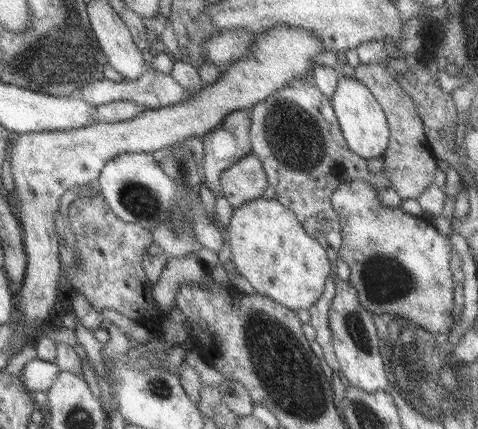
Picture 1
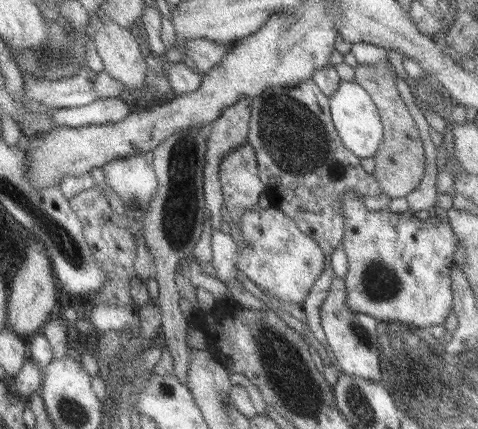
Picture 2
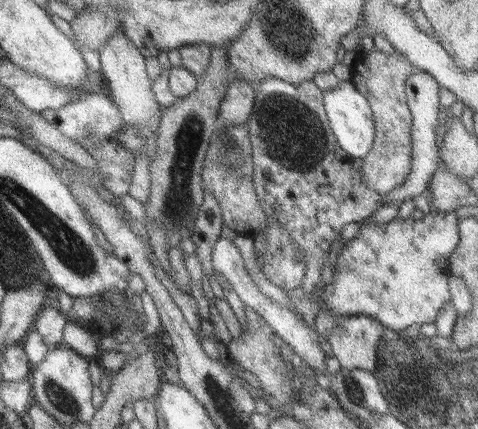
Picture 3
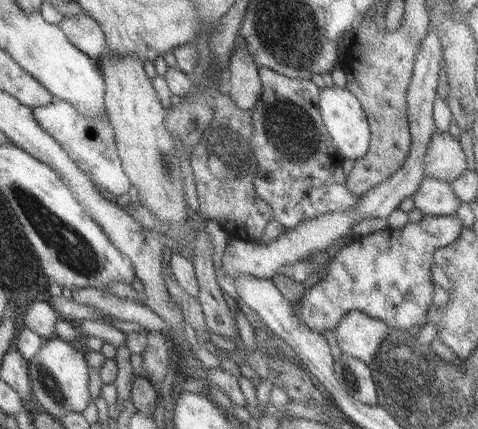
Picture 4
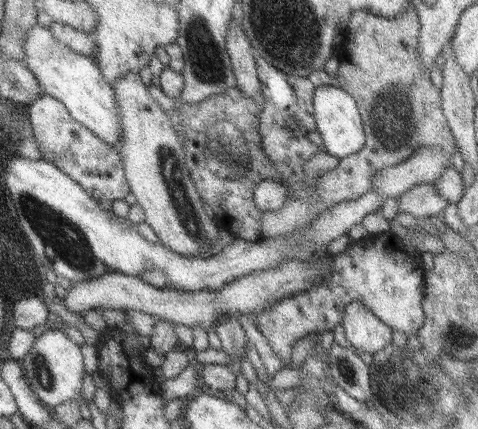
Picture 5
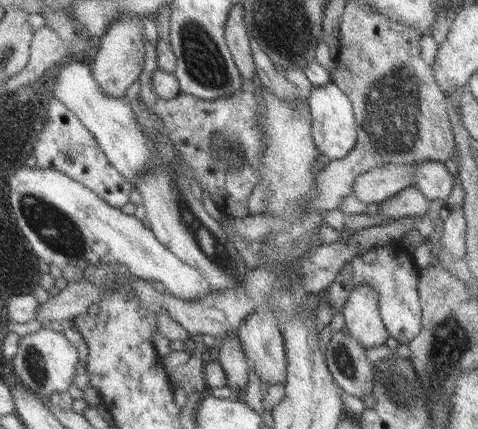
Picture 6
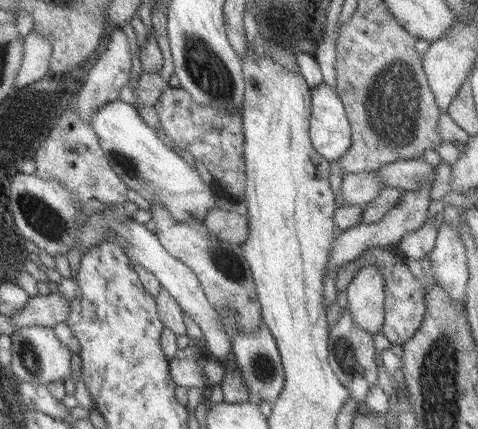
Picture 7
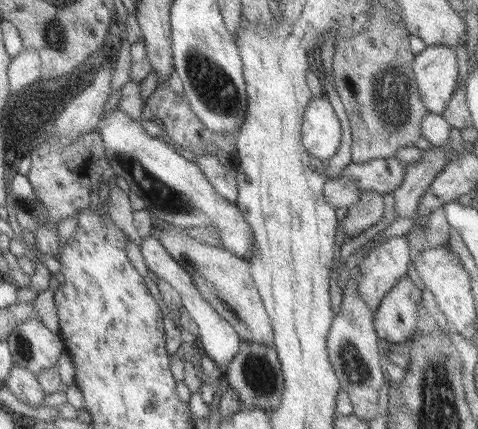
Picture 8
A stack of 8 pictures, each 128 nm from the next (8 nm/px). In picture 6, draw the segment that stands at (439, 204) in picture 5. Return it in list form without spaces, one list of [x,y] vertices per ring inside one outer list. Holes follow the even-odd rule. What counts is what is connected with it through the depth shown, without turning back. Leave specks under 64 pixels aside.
[[[409,186],[381,201],[378,206],[379,216],[390,219],[408,216],[421,217],[426,214],[429,208],[429,200],[423,198],[419,190]]]

